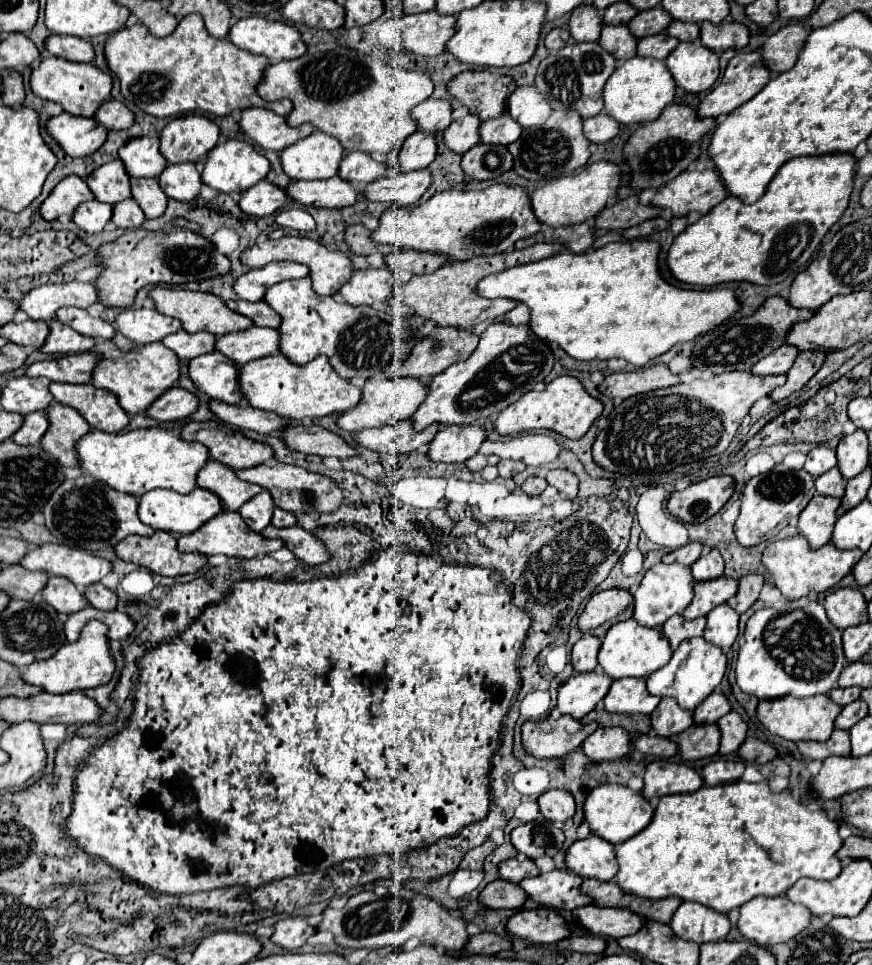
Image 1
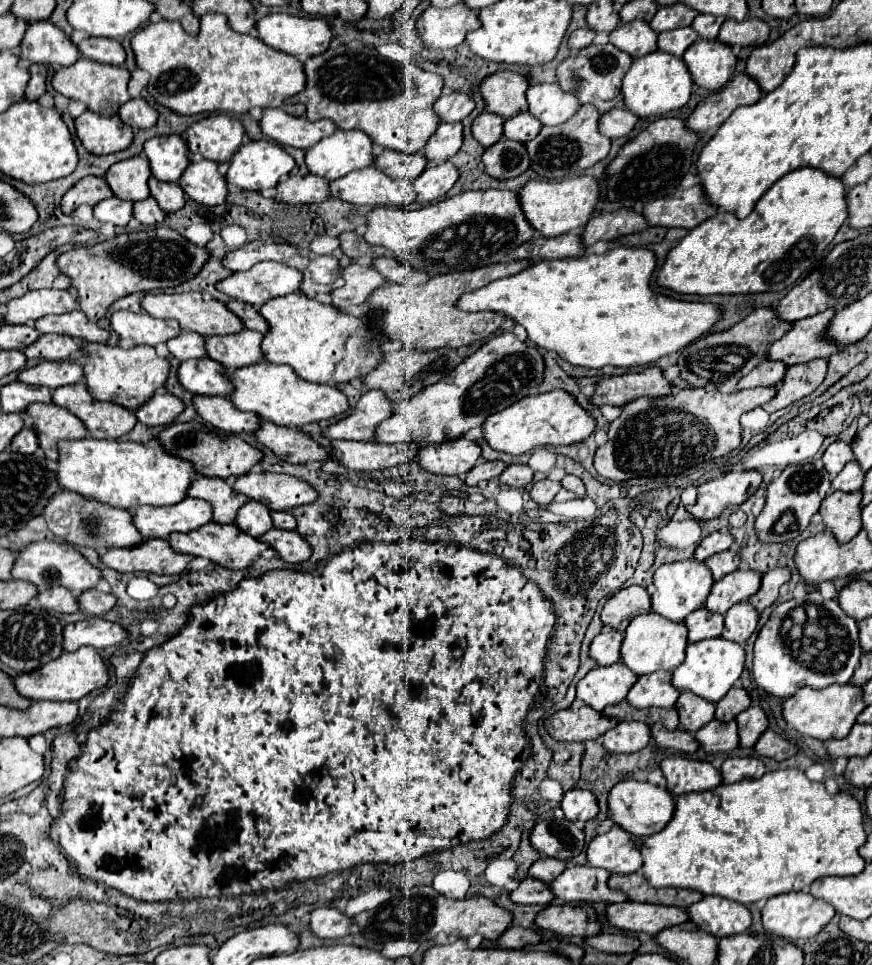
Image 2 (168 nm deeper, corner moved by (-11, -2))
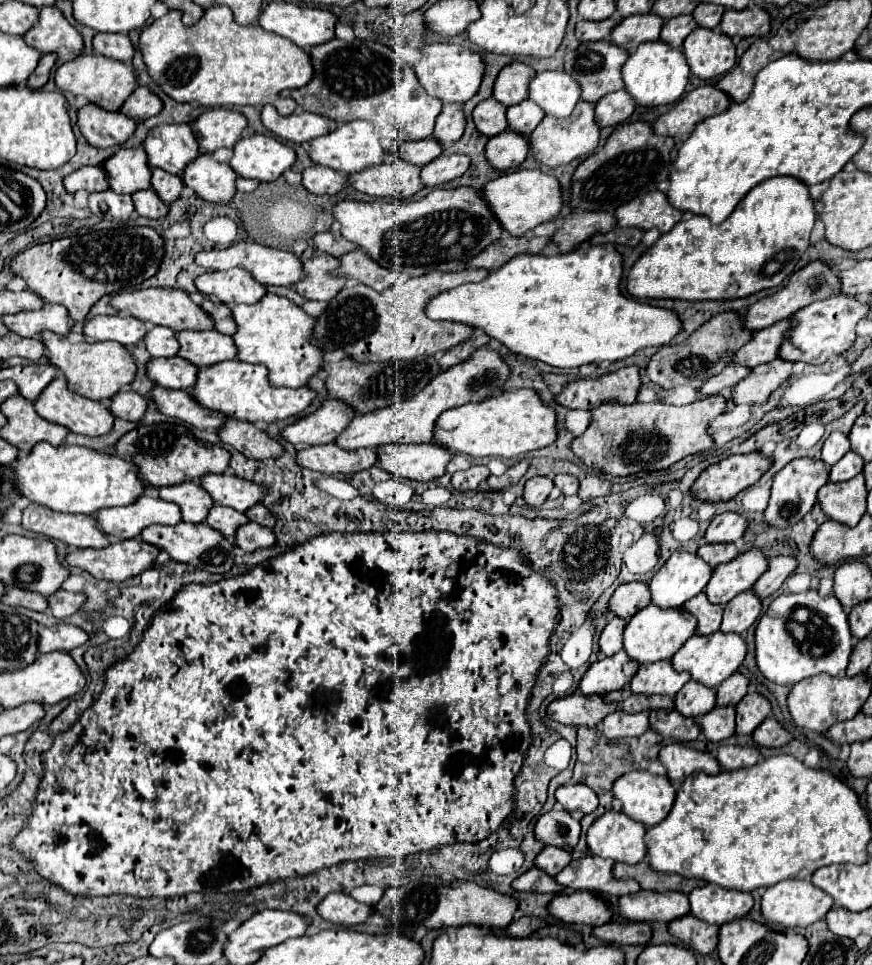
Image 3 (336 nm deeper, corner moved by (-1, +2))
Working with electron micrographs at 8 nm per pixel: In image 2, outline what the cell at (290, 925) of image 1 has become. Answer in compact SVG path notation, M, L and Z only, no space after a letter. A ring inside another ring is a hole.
M316 908L310 912L310 930L320 940L342 938L348 934L352 920L334 908Z

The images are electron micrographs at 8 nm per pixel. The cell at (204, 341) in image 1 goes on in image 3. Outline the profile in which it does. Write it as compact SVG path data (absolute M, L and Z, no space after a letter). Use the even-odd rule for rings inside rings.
M152 326L146 336L144 336L144 344L146 350L150 352L150 356L176 356L178 352L178 342L176 342L176 334L170 328L162 328L162 326Z

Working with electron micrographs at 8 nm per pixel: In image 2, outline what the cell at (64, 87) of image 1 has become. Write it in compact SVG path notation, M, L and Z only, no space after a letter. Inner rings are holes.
M78 58L72 66L60 68L54 74L52 88L66 98L84 102L88 106L88 110L92 110L100 116L116 116L118 108L130 100L130 94L126 88L128 80L130 80L130 72L124 70L122 66L106 66L106 64L86 60L86 58Z

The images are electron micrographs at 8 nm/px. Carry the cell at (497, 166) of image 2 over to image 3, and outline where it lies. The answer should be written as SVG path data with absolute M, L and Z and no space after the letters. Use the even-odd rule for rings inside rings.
M504 130L494 136L486 144L486 158L498 170L518 168L530 152L530 144L526 144L526 136L514 130Z

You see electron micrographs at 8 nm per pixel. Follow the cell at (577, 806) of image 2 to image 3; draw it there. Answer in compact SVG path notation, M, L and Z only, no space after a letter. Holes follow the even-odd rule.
M564 784L556 790L556 800L568 810L582 810L584 814L590 814L598 808L598 796L592 788L586 784Z

